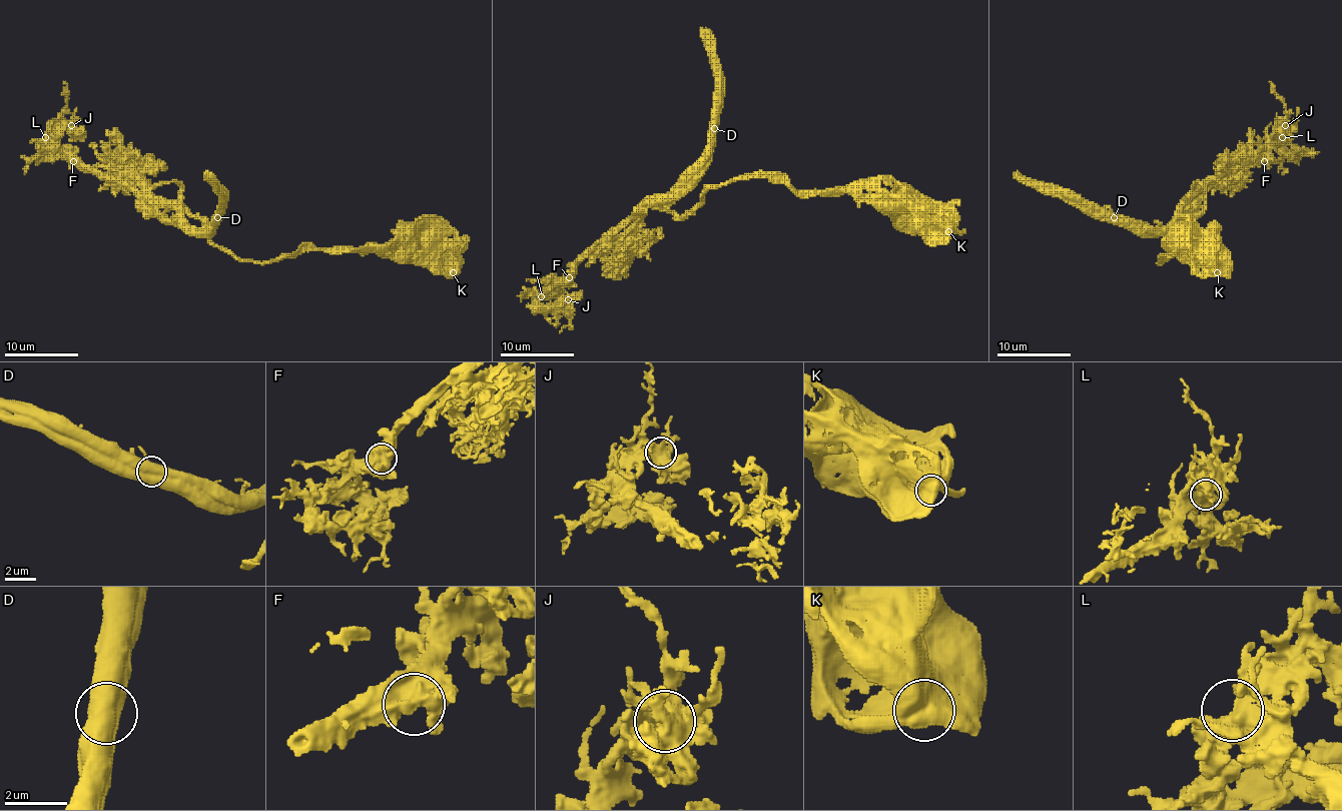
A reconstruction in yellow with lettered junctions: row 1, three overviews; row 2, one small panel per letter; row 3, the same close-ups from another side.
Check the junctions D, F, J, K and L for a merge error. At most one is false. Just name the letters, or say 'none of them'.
D

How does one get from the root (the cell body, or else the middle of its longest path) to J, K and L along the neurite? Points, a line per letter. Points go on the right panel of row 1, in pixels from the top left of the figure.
J: (1199, 252), (1180, 248), (1164, 263), (1206, 202), (1206, 187), (1193, 187), (1243, 172), (1286, 126)
K: (1199, 252), (1217, 272)
L: (1199, 252), (1180, 248), (1164, 263), (1206, 202), (1206, 187), (1193, 187), (1245, 170), (1282, 137)

